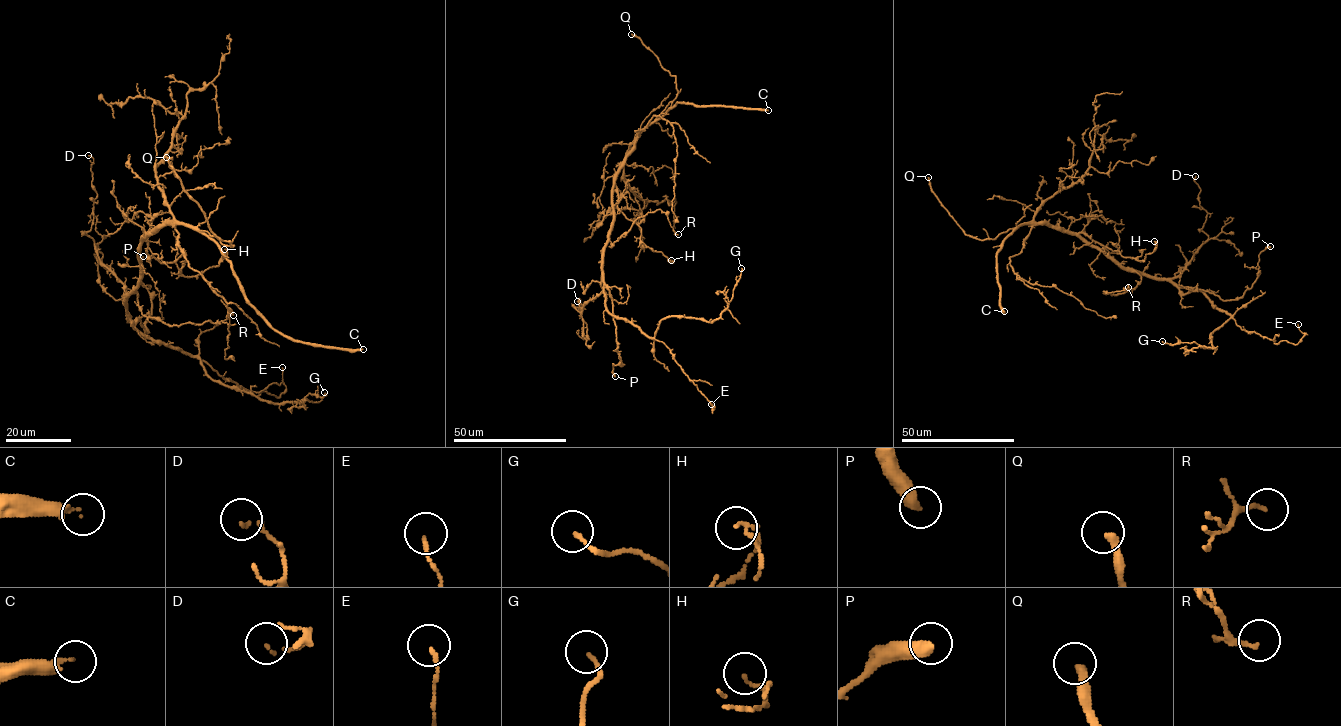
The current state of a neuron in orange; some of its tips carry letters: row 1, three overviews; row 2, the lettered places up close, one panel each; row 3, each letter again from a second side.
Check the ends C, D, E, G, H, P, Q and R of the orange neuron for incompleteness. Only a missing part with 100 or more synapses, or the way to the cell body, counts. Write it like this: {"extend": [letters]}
{"extend": ["C", "Q"]}

